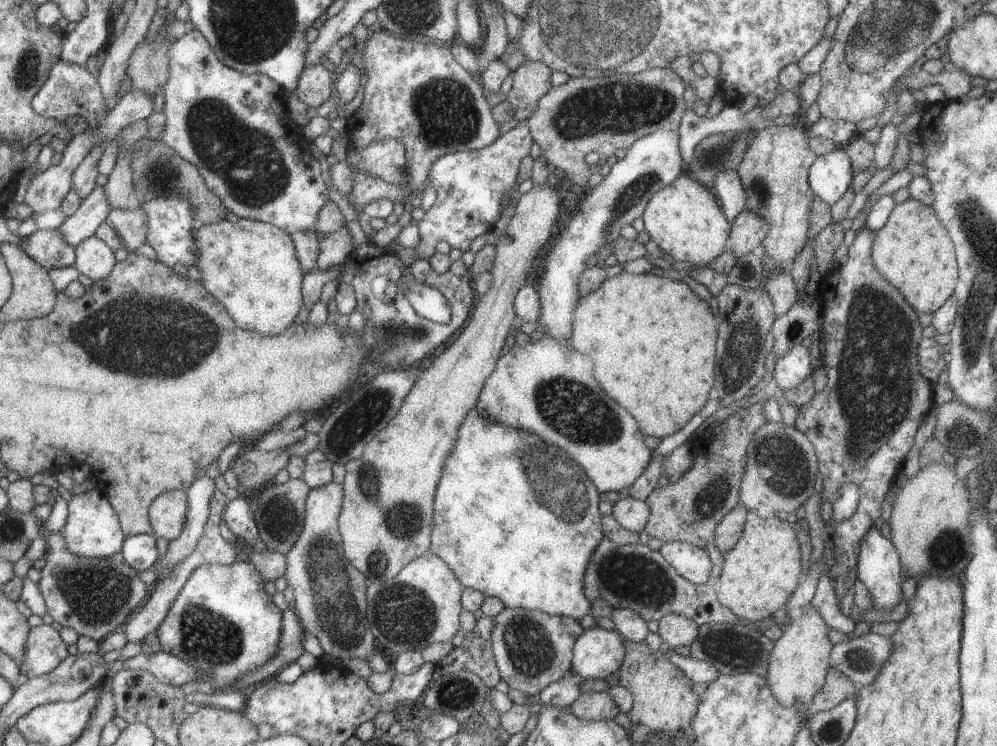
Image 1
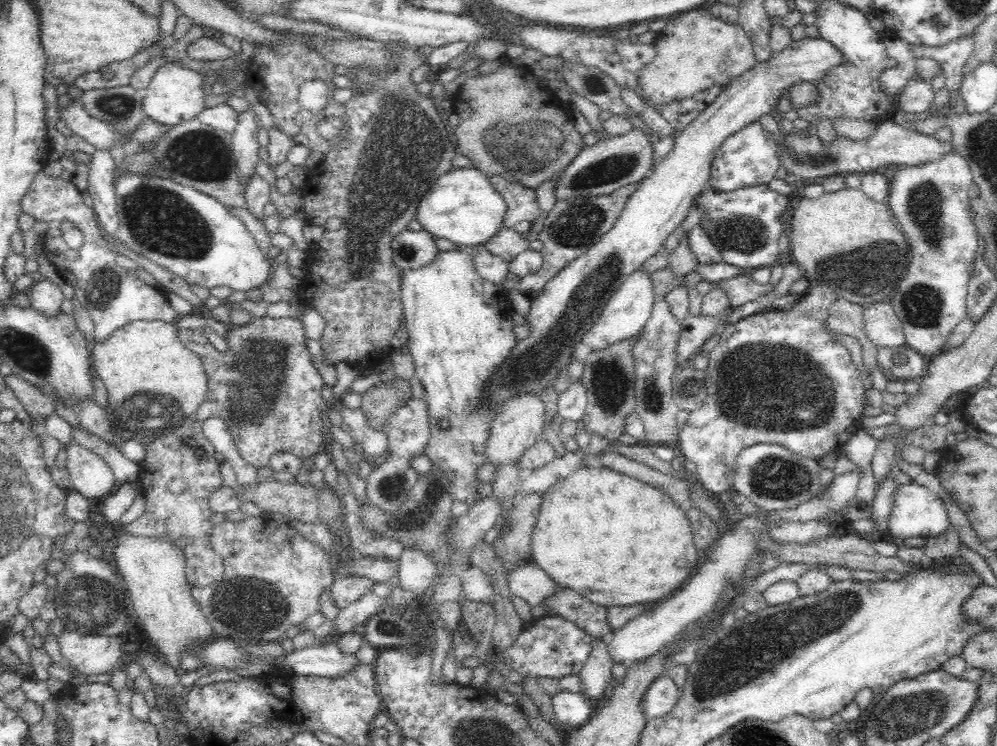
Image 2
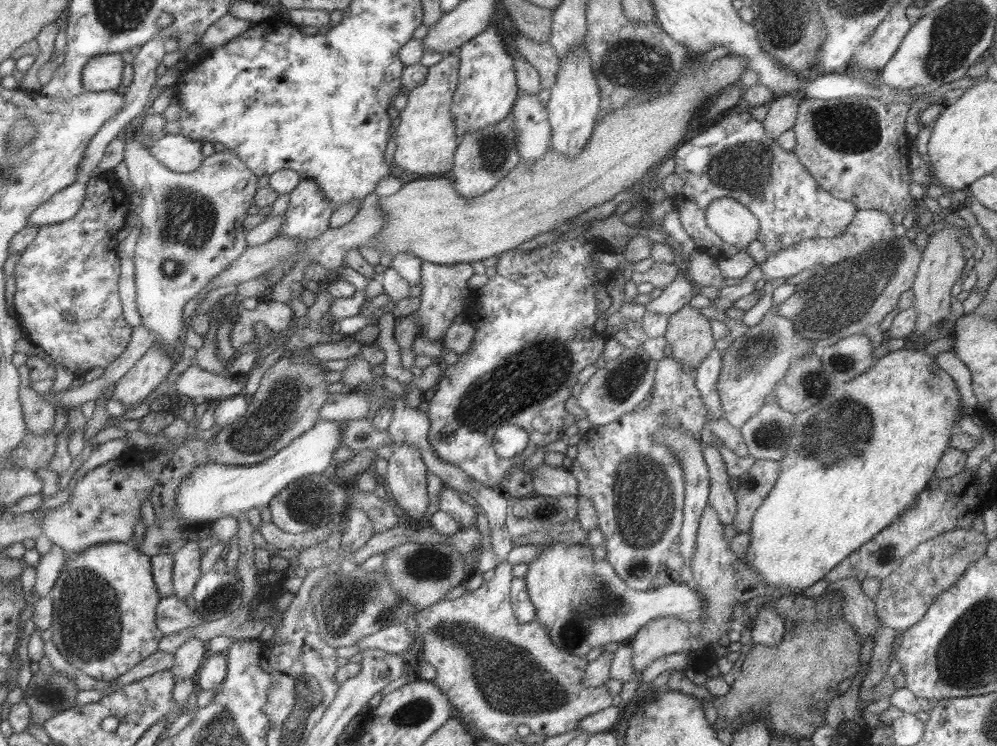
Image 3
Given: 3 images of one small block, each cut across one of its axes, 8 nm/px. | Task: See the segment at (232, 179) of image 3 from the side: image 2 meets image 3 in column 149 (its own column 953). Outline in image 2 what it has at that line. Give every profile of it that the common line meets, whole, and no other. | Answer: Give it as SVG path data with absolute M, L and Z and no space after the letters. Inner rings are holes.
M956 152L935 162L919 166L890 164L884 167L884 170L889 170L892 175L886 204L892 210L900 229L904 230L908 242L912 244L908 271L905 278L897 283L897 290L893 292L889 302L903 326L906 344L929 361L945 351L950 332L968 315L966 311L968 284L974 271L976 252L981 238L973 222L975 215L971 210L971 200L968 196L973 184L973 175L964 158Z

